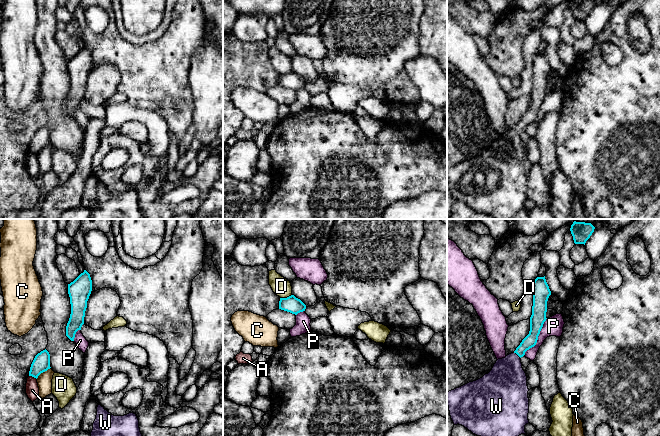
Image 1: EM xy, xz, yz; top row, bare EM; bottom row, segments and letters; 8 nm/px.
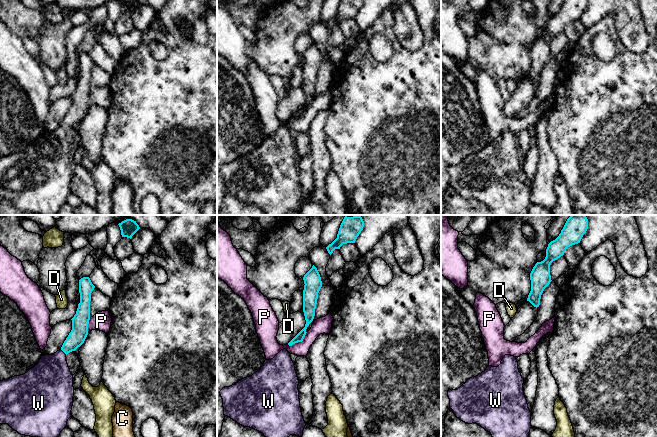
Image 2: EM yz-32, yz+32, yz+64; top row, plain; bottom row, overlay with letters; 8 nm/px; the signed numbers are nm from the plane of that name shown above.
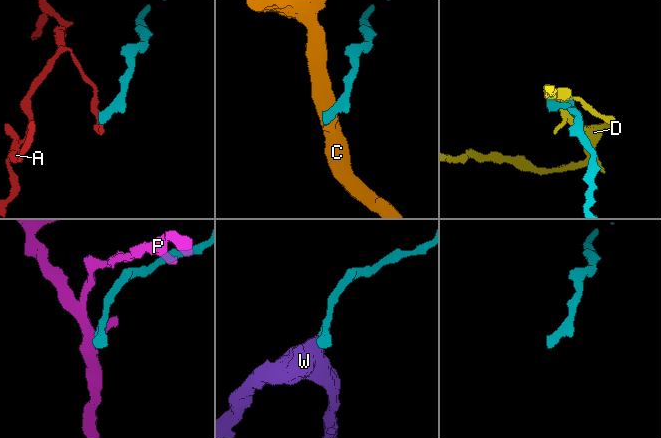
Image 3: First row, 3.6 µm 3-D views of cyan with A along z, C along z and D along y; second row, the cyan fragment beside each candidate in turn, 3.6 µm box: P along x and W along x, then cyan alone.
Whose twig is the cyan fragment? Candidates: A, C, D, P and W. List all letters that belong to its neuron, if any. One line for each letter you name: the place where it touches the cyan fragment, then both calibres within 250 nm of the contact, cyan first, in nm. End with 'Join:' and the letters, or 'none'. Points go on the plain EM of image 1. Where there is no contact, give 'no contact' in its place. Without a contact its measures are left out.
W: meets cyan in yz at (517, 130); 100 nm thick on the cyan side, 320 nm on the other
Join: W

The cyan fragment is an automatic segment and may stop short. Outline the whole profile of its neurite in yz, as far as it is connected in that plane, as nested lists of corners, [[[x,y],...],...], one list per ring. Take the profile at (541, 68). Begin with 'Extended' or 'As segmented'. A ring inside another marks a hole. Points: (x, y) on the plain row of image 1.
Extended. [[[545,52],[537,53],[533,58],[533,82],[529,110],[513,129],[498,135],[488,150],[447,168],[447,180],[454,201],[462,201],[473,210],[487,213],[495,219],[513,219],[519,211],[526,211],[525,201],[529,199],[529,165],[520,134],[537,119],[540,107],[547,95],[547,77],[550,71],[551,67]]]

